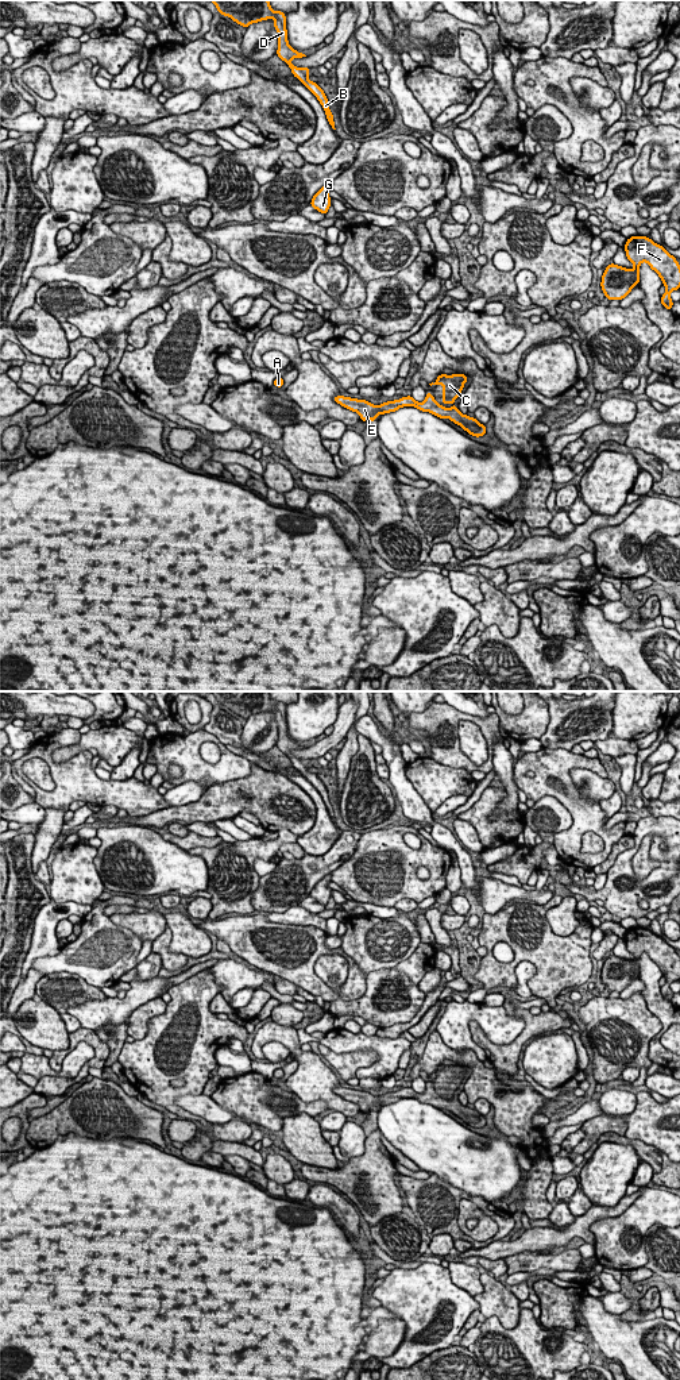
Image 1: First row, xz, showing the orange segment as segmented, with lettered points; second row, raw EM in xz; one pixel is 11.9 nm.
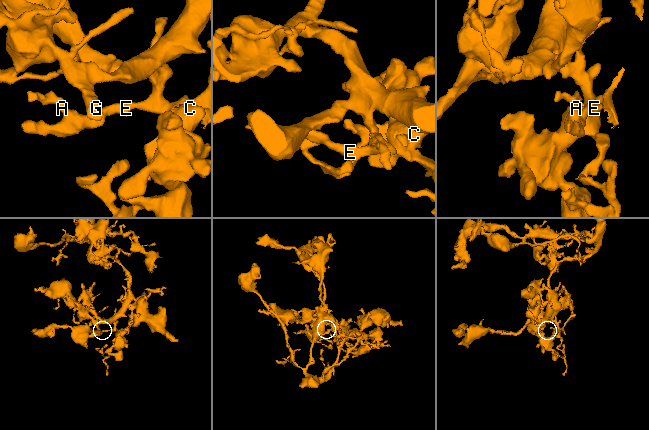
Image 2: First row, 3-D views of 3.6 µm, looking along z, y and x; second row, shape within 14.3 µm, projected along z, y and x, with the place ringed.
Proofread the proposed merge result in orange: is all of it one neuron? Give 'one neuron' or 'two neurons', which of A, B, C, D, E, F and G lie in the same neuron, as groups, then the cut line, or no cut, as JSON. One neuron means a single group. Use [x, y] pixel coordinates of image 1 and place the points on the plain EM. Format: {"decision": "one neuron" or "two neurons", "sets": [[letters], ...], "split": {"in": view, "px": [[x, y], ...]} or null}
{"decision": "one neuron", "sets": [["A", "B", "C", "D", "E", "F", "G"]], "split": null}

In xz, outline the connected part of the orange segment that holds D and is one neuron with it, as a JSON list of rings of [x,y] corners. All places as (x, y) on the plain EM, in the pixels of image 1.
[[[210,691],[217,702],[223,708],[231,709],[233,713],[243,718],[248,718],[252,714],[273,710],[274,718],[278,724],[278,741],[277,747],[289,756],[294,768],[300,771],[320,793],[322,797],[327,810],[333,821],[335,813],[333,806],[329,801],[328,790],[324,782],[317,776],[317,774],[309,772],[310,759],[297,759],[290,752],[294,749],[306,748],[304,744],[294,741],[287,732],[286,721],[286,706],[282,702],[274,702],[268,691]]]

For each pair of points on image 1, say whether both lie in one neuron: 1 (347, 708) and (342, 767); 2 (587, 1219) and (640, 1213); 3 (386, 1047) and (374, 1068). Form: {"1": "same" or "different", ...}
{"1": "different", "2": "different", "3": "same"}

